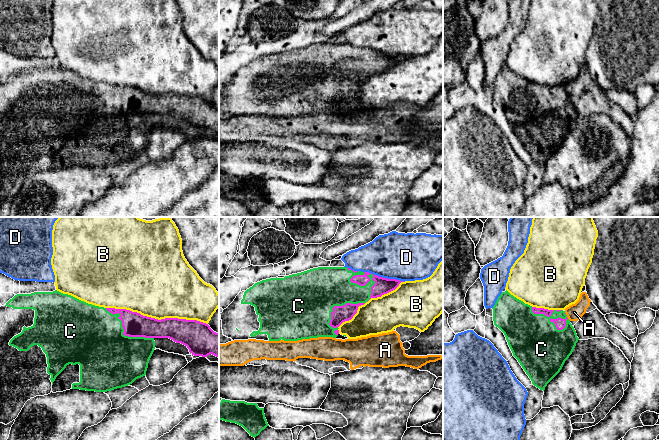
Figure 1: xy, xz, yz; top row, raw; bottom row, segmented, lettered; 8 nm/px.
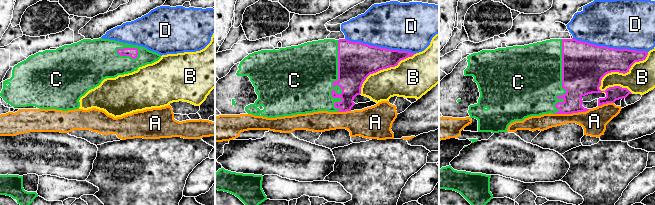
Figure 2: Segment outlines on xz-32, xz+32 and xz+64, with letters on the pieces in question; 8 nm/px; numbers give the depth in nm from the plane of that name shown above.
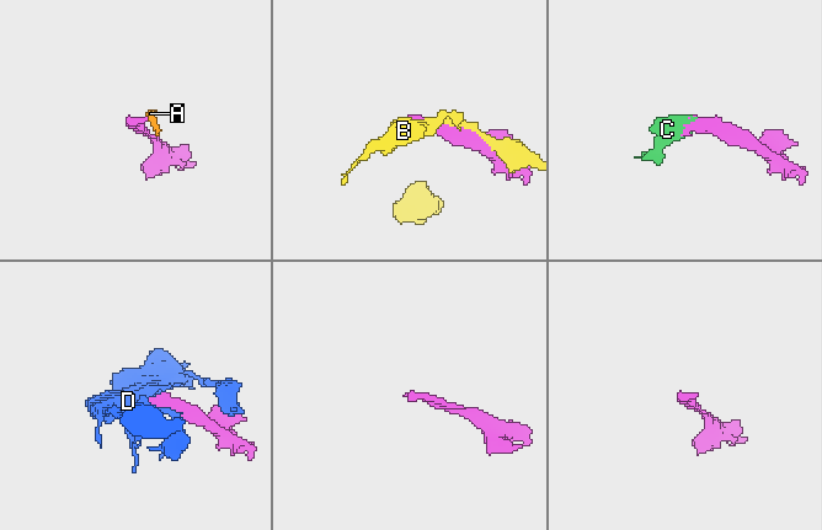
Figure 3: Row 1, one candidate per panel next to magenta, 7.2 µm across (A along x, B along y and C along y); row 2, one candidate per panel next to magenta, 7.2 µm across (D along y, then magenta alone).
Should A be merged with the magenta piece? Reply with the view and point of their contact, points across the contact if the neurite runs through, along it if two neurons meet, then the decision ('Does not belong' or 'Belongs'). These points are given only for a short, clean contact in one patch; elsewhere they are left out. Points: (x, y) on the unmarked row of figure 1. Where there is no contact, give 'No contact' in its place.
No contact. Does not belong

